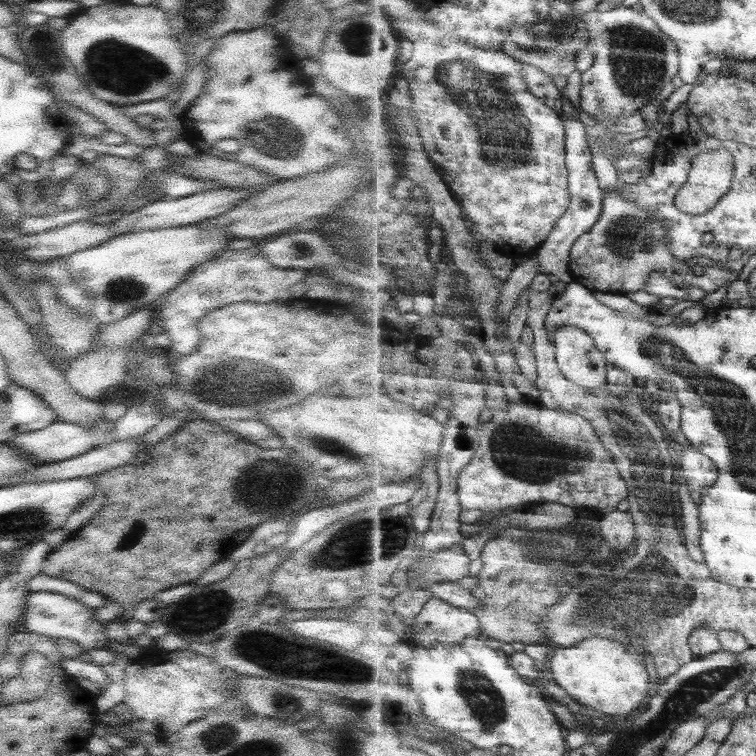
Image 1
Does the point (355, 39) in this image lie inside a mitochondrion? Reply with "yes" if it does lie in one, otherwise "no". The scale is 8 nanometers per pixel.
yes

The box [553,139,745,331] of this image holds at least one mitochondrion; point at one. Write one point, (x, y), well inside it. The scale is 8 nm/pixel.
(623, 236)

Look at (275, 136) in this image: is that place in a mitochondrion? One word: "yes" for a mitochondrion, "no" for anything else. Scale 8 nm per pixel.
yes

